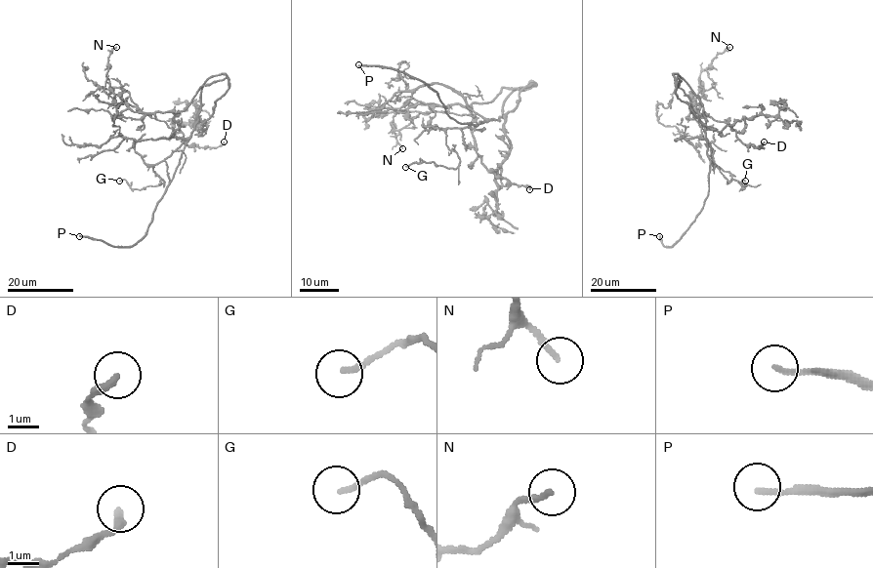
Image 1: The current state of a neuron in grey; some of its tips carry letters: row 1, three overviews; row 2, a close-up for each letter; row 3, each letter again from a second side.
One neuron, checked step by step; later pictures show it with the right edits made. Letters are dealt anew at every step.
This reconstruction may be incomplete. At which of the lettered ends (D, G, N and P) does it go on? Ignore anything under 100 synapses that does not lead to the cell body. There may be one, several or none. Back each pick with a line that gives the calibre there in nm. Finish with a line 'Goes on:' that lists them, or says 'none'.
P: calibre 160 nm
Goes on: P

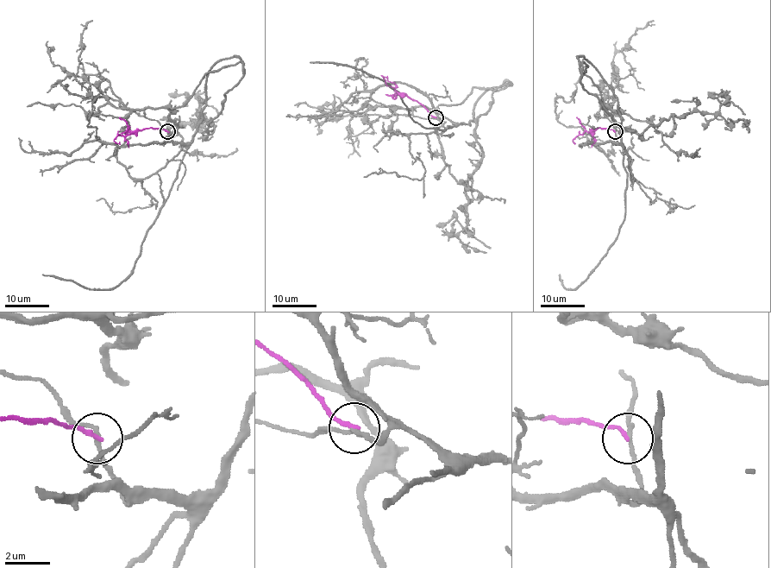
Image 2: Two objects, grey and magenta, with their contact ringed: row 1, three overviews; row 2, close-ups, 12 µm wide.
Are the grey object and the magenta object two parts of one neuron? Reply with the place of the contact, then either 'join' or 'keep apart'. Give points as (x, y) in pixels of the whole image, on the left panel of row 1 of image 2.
(167, 131) | keep apart

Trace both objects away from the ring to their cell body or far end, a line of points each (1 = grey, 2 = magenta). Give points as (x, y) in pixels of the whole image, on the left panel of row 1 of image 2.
1: (168, 131), (191, 140), (208, 72), (239, 58), (243, 77), (215, 127), (200, 111), (190, 123), (219, 119)
2: (168, 131), (147, 128), (126, 131), (114, 140), (118, 143), (119, 142)

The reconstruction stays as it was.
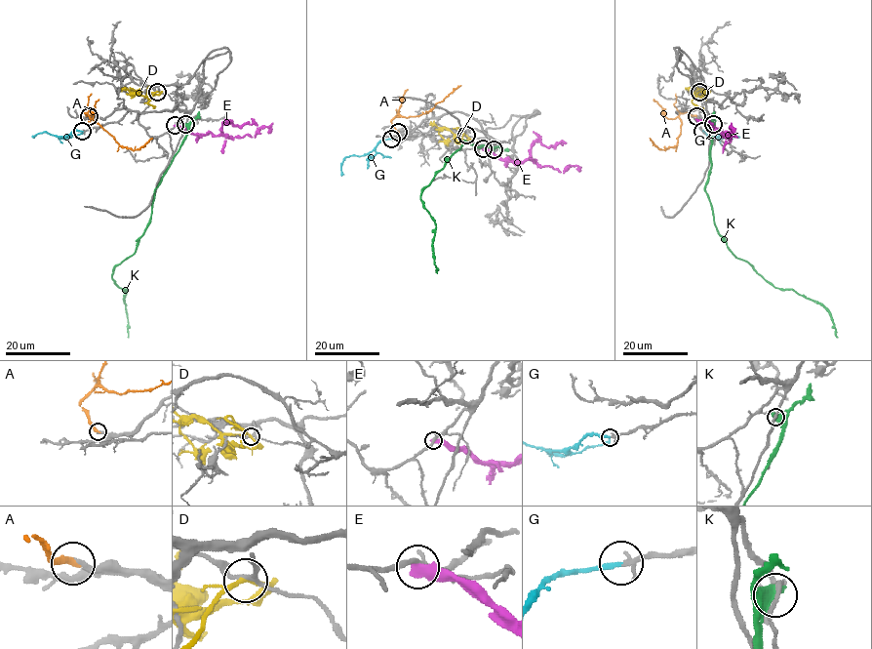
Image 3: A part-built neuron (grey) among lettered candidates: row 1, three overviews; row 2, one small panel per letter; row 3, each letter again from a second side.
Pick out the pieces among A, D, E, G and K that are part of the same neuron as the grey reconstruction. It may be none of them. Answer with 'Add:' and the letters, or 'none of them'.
Add: A, G

